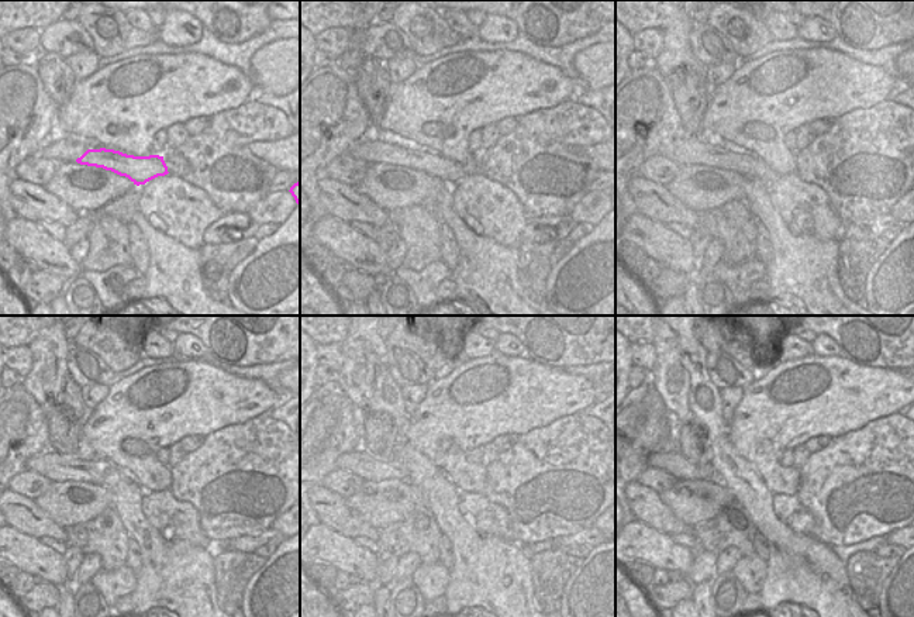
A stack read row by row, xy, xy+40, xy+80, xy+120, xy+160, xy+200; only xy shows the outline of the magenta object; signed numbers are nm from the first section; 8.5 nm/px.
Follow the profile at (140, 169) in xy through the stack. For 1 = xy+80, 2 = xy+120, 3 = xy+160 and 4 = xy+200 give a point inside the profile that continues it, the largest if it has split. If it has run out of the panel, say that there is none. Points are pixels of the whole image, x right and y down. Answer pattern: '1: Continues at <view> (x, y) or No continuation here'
1: Continues at xy+80 (683, 150)
2: Continues at xy+120 (55, 466)
3: Continues at xy+160 (359, 462)
4: Continues at xy+200 (671, 459).

